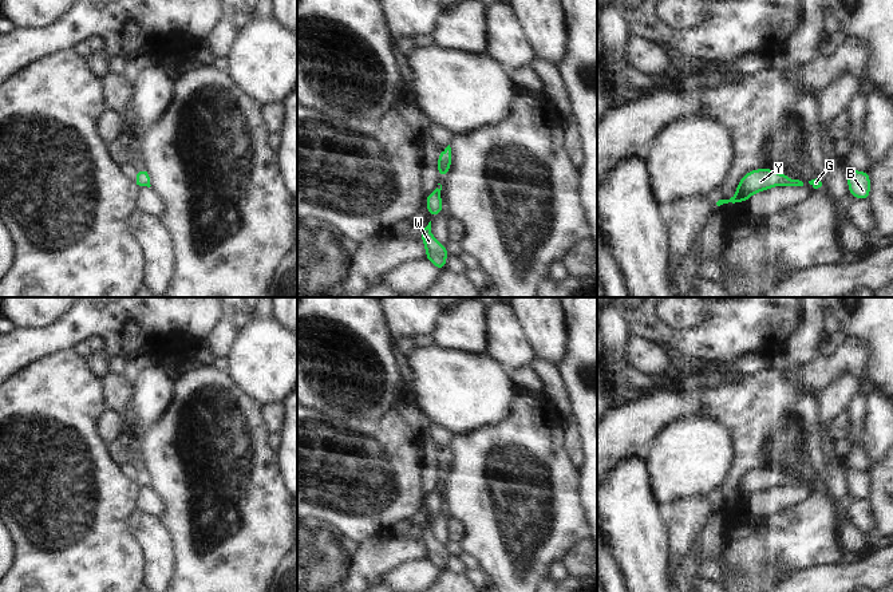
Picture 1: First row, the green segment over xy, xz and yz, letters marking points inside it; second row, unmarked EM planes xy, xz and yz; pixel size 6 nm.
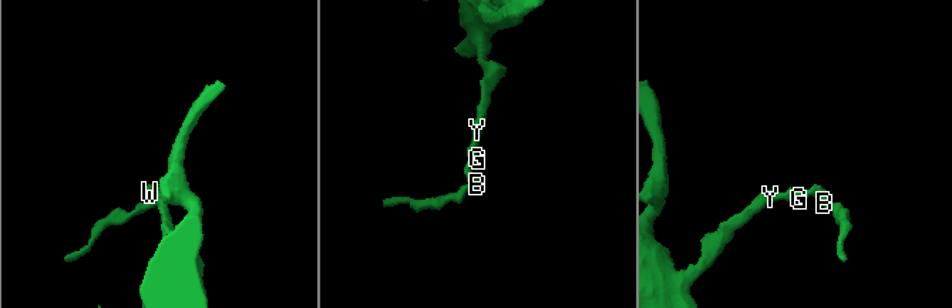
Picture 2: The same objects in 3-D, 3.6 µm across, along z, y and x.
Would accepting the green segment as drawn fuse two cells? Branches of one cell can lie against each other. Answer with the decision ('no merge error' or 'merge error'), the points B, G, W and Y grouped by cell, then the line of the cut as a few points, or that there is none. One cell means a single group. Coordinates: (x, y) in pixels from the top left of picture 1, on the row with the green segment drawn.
no merge error; B G W Y; no cut

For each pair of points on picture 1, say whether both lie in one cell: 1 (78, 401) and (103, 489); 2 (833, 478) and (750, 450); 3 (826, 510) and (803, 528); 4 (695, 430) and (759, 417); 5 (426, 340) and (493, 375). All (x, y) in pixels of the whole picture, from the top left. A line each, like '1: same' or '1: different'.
1: same
2: different
3: same
4: different
5: different

